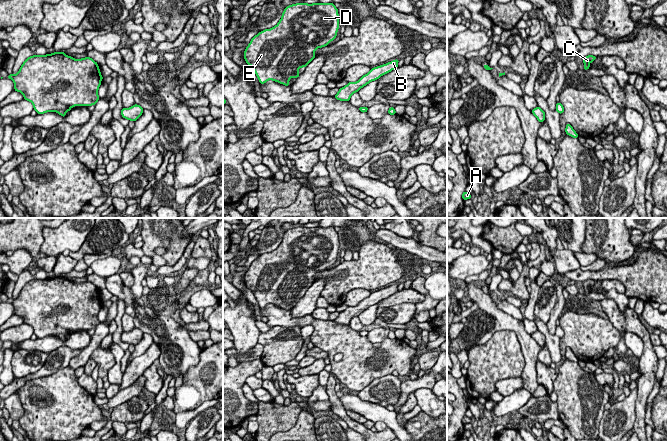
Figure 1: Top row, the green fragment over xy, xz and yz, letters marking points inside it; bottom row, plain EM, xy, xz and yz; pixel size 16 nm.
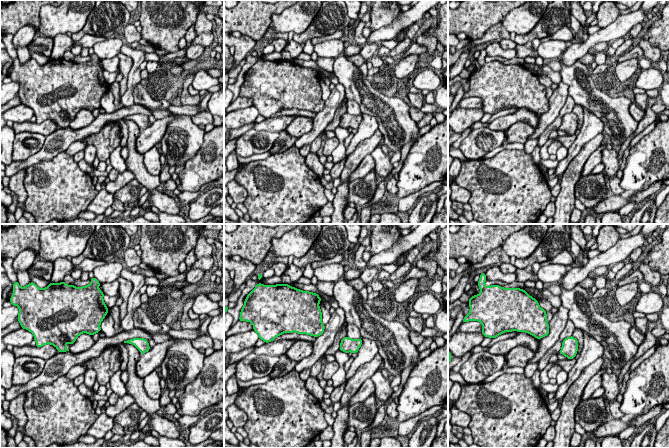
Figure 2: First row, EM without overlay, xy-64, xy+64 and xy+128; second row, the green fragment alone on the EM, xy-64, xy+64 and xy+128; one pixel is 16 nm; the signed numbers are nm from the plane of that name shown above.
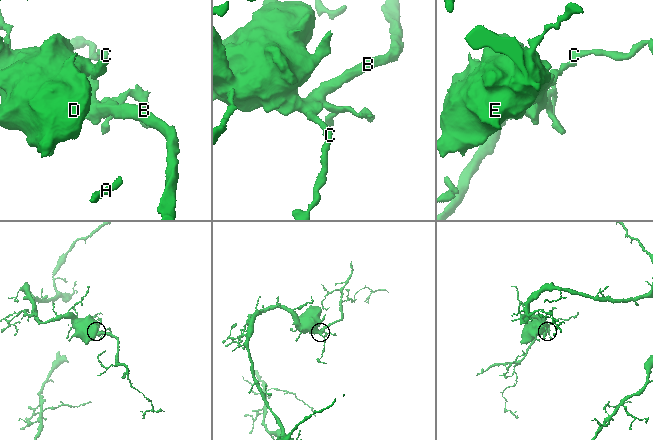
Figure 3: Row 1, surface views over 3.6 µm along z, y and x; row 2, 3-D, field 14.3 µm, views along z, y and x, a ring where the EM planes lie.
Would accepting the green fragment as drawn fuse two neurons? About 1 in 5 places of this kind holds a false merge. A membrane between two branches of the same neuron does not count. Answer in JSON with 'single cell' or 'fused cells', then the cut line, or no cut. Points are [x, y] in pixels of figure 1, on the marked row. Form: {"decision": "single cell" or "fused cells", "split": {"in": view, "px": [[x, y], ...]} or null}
{"decision": "single cell", "split": null}

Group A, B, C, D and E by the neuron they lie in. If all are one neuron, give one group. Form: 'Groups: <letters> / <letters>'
Groups: A B C D E

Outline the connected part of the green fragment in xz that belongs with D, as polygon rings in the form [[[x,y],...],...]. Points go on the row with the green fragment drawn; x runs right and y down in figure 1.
[[[297,3],[287,6],[278,24],[254,36],[244,51],[244,59],[264,84],[273,80],[289,86],[289,79],[300,74],[298,69],[306,67],[314,58],[317,48],[327,46],[337,36],[339,28],[338,9],[334,3]]]

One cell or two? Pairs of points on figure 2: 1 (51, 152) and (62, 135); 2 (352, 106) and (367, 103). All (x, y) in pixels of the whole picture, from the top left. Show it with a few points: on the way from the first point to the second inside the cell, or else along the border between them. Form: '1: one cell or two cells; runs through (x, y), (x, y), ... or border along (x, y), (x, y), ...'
1: one cell; runs through (51, 148), (60, 139)
2: two cells; border along (347, 98), (354, 101), (359, 106), (361, 112)

